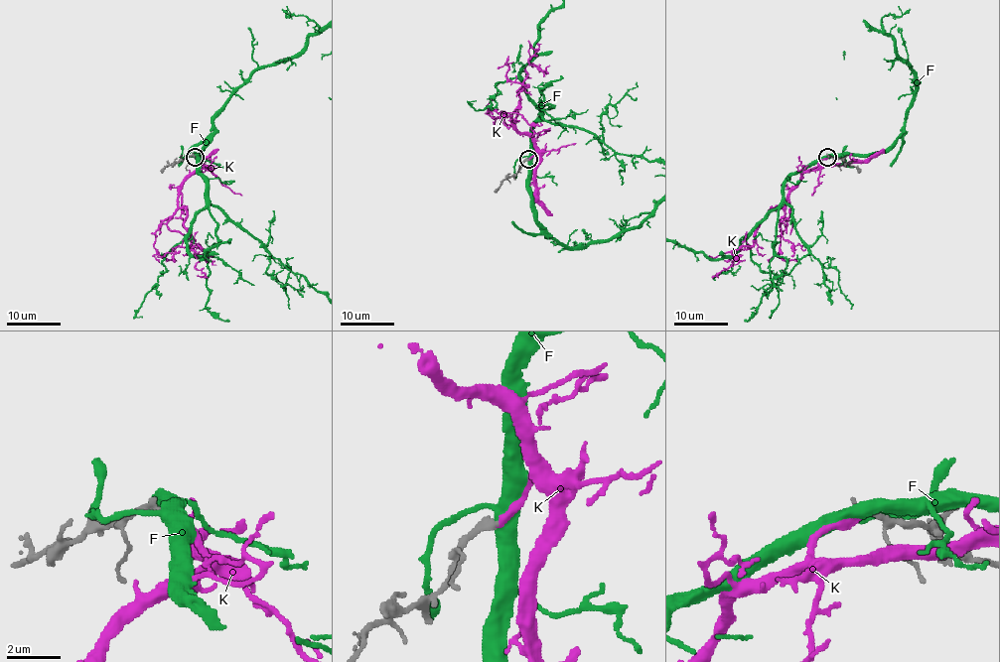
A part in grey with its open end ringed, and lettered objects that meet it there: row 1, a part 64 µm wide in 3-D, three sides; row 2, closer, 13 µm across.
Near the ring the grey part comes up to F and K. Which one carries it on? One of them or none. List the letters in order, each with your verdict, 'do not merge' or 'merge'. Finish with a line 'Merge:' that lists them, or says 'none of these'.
F: do not merge
K: merge
Merge: K

